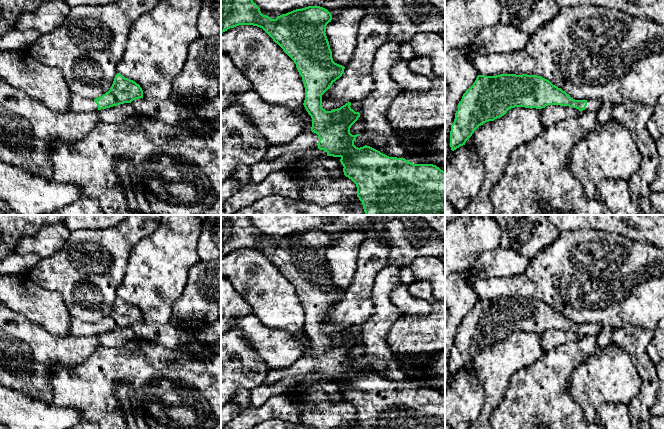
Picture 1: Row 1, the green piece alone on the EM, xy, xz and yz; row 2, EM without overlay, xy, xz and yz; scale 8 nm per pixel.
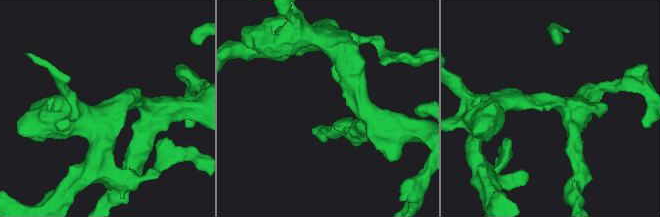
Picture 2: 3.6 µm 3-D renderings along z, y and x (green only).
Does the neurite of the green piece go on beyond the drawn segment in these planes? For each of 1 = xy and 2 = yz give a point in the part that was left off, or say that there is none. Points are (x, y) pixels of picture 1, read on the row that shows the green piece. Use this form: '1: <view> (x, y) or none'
1: xy (78, 104)
2: yz (594, 105)

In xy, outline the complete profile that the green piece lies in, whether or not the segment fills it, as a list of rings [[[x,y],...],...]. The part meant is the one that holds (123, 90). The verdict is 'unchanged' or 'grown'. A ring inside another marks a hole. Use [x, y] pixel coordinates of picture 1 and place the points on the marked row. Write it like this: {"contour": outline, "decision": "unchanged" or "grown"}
{"contour": [[[117,73],[108,92],[96,99],[82,98],[71,93],[70,106],[74,112],[88,113],[124,103],[131,103],[139,98],[143,98],[143,90],[140,85]]], "decision": "grown"}

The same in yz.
{"contour": [[[500,74],[496,76],[478,75],[473,85],[463,94],[451,125],[450,147],[454,151],[465,145],[474,131],[486,122],[504,116],[515,107],[542,109],[548,105],[569,106],[579,111],[597,112],[601,106],[600,99],[575,100],[565,91],[553,85],[549,80],[537,75]]], "decision": "grown"}

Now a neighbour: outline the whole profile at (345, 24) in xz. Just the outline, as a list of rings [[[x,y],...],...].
[[[354,6],[332,15],[325,33],[335,63],[346,67],[352,61],[358,26],[367,12],[368,9],[364,7]]]

